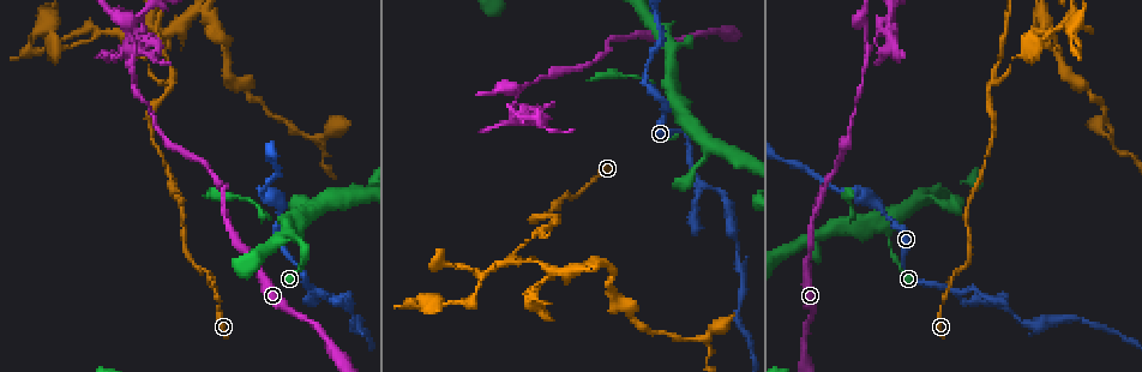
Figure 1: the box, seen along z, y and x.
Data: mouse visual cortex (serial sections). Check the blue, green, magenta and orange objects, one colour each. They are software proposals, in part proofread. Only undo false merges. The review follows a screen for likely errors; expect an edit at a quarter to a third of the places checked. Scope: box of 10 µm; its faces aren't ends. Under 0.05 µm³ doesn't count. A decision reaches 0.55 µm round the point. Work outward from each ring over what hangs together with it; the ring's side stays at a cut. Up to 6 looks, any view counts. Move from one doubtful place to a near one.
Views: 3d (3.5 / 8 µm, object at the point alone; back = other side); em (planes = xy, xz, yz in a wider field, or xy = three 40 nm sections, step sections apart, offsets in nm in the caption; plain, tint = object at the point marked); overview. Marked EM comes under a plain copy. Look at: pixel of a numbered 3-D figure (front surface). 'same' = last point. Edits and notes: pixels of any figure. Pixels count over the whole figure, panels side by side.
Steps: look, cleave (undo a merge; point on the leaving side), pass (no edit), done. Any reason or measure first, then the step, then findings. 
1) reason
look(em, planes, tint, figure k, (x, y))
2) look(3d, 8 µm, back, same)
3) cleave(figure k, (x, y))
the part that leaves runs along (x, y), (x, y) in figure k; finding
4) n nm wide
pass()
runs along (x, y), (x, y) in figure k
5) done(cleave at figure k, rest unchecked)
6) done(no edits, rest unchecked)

three arms meet
look(3d, 3.5 µm, figure 1, (989, 87))

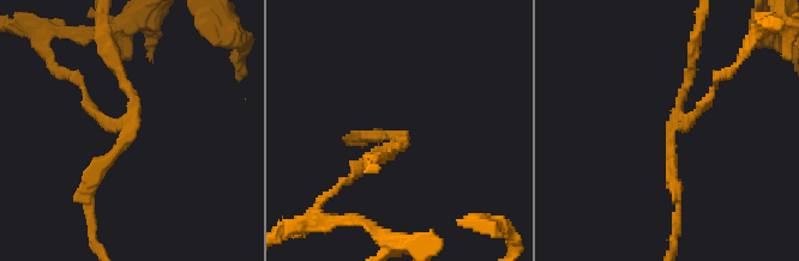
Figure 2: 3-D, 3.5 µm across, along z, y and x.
3 arms; arms of 150, 150, 150 nm
look(em, xy, step 5, tint, figure 2, (126, 133))

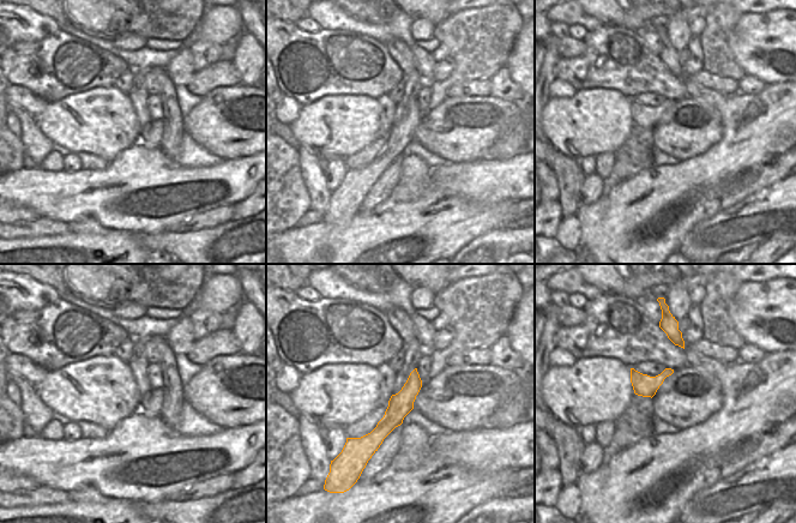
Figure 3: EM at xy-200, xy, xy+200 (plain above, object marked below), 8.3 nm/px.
cleave(figure 2, (88, 105))
the part that leaves runs along (119, 122), (104, 122), (83, 83), (53, 64) in figure 2; a second cell is stuck on

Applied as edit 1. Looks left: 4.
look(overview)

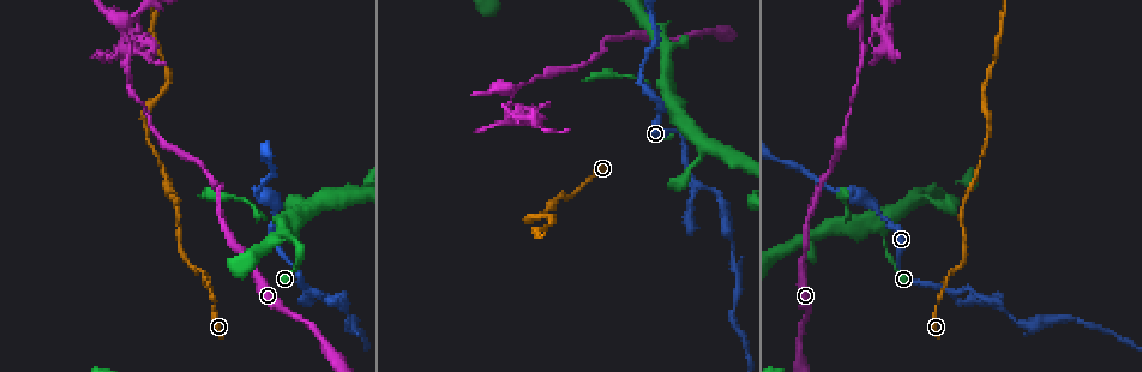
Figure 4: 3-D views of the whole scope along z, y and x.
narrows sharply
look(3d, 8 µm, figure 4, (667, 87))

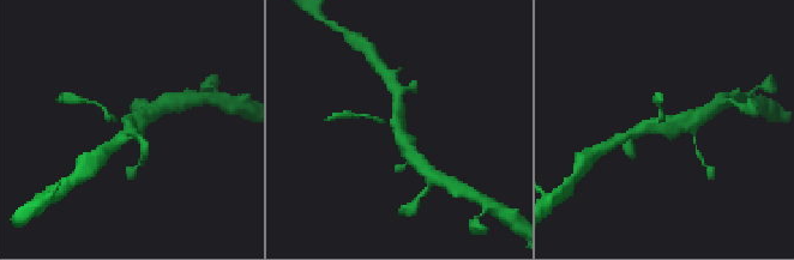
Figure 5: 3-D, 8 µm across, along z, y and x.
look(3d, 3.5 µm, same)

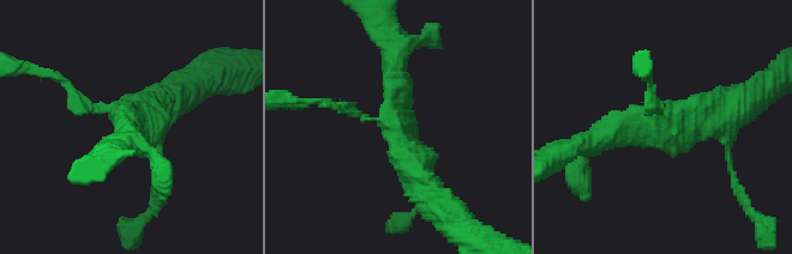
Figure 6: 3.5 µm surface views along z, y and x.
3 arms; arms of 150, 300, 400 nm
look(em, xy, step 3, tint, figure 6, (395, 126))

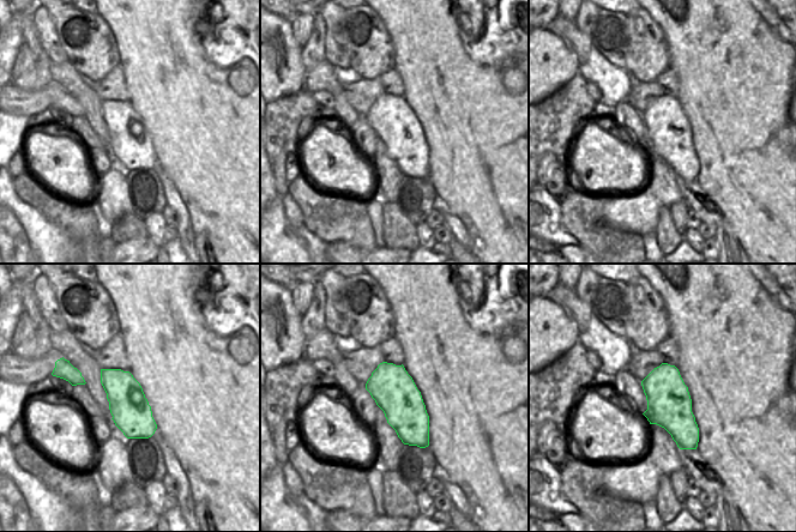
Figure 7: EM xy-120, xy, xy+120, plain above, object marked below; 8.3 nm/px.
cleave(figure 6, (652, 102))
the part that leaves runs along (661, 109), (652, 106), (642, 66) in figure 6; two cells meet here

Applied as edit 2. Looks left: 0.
done(cleave at figure 2, cleave at figure 6, rest unchecked)

